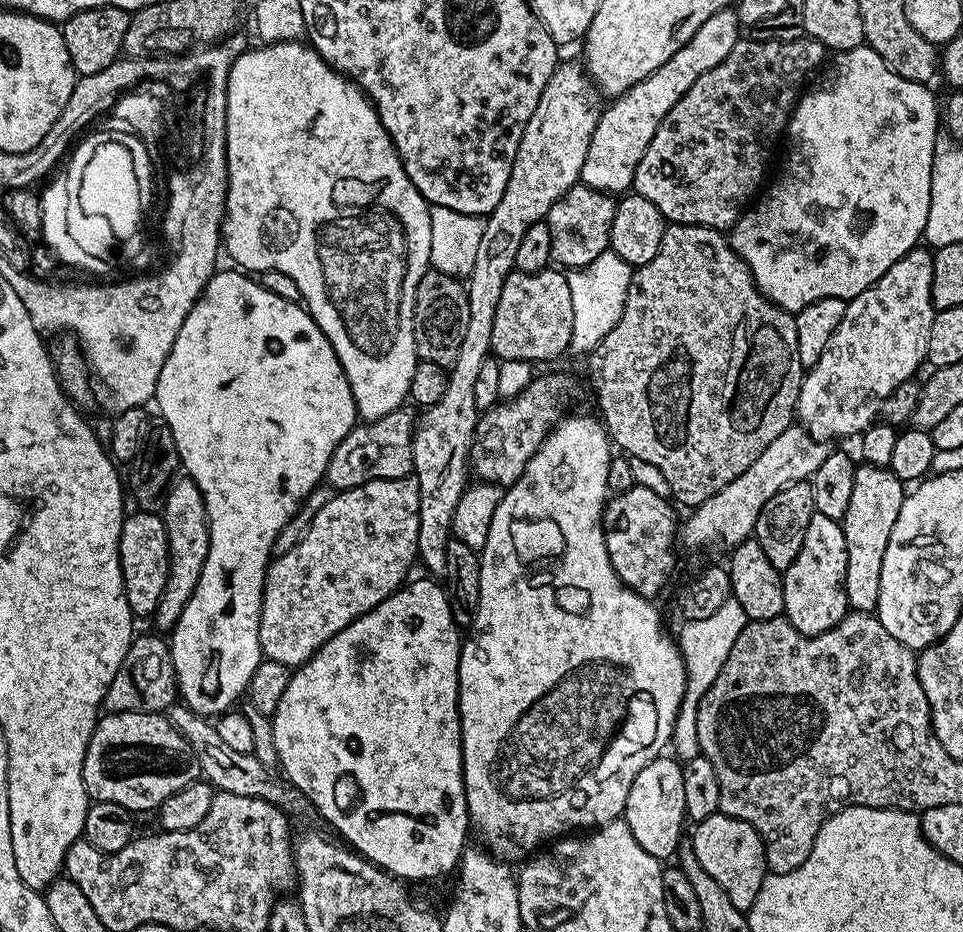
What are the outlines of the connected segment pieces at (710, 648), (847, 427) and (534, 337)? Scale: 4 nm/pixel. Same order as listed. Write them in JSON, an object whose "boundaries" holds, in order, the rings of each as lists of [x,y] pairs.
{"boundaries":[[[[729,597],[710,618],[698,618],[689,620],[683,626],[678,643],[680,646],[680,657],[684,659],[686,670],[686,686],[684,697],[680,703],[680,709],[674,722],[670,748],[681,761],[687,762],[700,755],[698,746],[698,706],[702,706],[702,698],[706,698],[706,690],[714,686],[714,678],[722,670],[726,658],[734,642],[738,642],[738,634],[748,625],[749,618],[742,606],[739,606],[736,599]]],[[[927,247],[911,248],[876,284],[872,284],[862,294],[848,301],[846,314],[838,322],[838,330],[830,334],[826,350],[816,365],[804,373],[804,381],[798,394],[795,419],[816,440],[832,442],[835,436],[859,437],[880,415],[882,402],[886,402],[894,386],[913,379],[916,371],[928,358],[930,326],[938,309],[932,305],[932,283],[934,282],[933,253]]],[[[512,271],[502,286],[502,298],[498,298],[498,314],[494,316],[492,352],[500,360],[552,360],[568,352],[568,343],[574,330],[574,305],[570,302],[570,282],[563,271],[552,272]]]]}

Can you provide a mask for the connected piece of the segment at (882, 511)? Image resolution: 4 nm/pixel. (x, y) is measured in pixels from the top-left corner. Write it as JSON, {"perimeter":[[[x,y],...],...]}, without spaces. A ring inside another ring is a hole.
{"perimeter":[[[865,463],[857,467],[850,507],[842,521],[846,534],[846,598],[851,611],[876,612],[882,586],[882,558],[886,558],[886,542],[890,542],[890,530],[898,522],[905,495],[905,481],[888,468]]]}

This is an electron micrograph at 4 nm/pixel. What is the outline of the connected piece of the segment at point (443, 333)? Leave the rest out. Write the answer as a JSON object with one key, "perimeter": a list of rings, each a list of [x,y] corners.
{"perimeter":[[[429,270],[422,274],[416,291],[414,306],[414,338],[416,339],[416,354],[420,360],[434,362],[445,370],[451,369],[458,358],[458,350],[462,347],[462,338],[466,338],[466,326],[470,323],[470,302],[467,287],[459,279],[450,274]]]}

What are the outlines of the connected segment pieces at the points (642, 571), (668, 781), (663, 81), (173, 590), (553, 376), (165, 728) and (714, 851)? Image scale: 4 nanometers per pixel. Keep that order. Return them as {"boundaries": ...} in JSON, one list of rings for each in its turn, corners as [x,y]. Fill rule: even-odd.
{"boundaries":[[[[639,486],[613,495],[605,507],[604,537],[606,550],[610,554],[610,562],[620,581],[640,596],[656,598],[656,595],[667,586],[668,579],[676,568],[676,556],[672,553],[675,548],[678,548],[678,520],[676,524],[675,510],[677,511],[669,497],[654,494],[654,490],[646,490]]],[[[661,754],[646,766],[642,766],[642,770],[638,770],[638,778],[634,778],[634,786],[630,786],[630,794],[626,798],[623,823],[630,826],[629,834],[638,841],[638,846],[658,862],[668,862],[664,860],[670,859],[671,856],[673,859],[682,847],[680,835],[684,832],[684,824],[686,825],[683,773],[684,769],[679,759]]],[[[723,8],[718,14],[710,14],[702,26],[654,74],[650,74],[642,82],[628,89],[622,96],[615,97],[612,104],[600,113],[600,121],[594,126],[594,134],[590,138],[590,150],[586,150],[586,162],[582,162],[580,183],[590,186],[599,192],[624,194],[632,188],[634,170],[638,170],[638,162],[642,162],[642,154],[646,154],[646,146],[650,146],[650,138],[654,138],[654,130],[674,110],[674,106],[706,74],[706,70],[714,70],[718,62],[734,50],[734,46],[742,39],[742,25],[738,14],[732,8]]],[[[187,474],[181,475],[174,482],[170,498],[166,498],[162,519],[168,539],[168,577],[166,590],[162,590],[162,598],[158,598],[154,621],[156,620],[158,627],[171,630],[176,627],[182,610],[186,610],[186,602],[190,602],[198,586],[198,578],[202,574],[202,566],[210,550],[210,526],[206,514],[206,502],[202,498],[202,490],[198,490],[198,486]]],[[[552,372],[549,376],[537,375],[521,390],[518,395],[511,397],[507,402],[495,404],[487,409],[476,421],[476,433],[472,439],[472,454],[470,457],[470,468],[476,472],[481,481],[489,484],[507,486],[515,482],[524,472],[526,462],[534,458],[534,454],[542,446],[542,442],[548,433],[560,423],[565,415],[567,406],[572,400],[572,380],[568,376],[563,376],[560,372]]],[[[159,712],[101,715],[86,746],[84,784],[93,801],[118,802],[134,814],[159,809],[170,794],[201,779],[200,763],[186,738]]],[[[718,811],[710,818],[699,821],[695,825],[696,833],[690,840],[690,847],[702,862],[702,870],[726,890],[730,902],[738,906],[738,910],[747,913],[754,906],[754,898],[758,898],[758,890],[762,890],[762,882],[766,875],[764,863],[764,839],[756,833],[754,826],[742,822],[738,818],[730,818]]]]}

